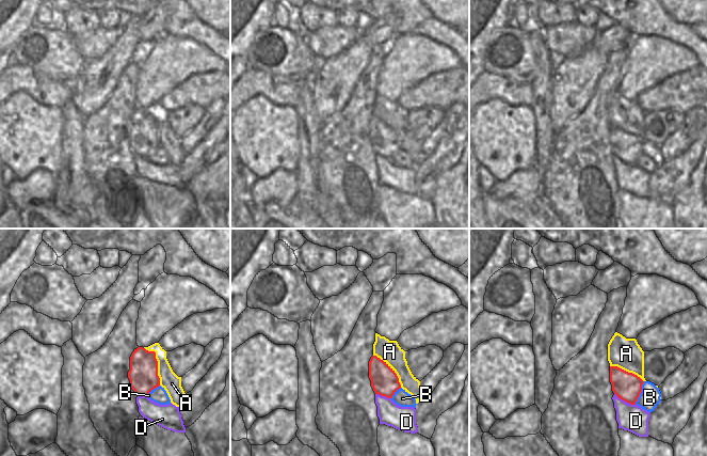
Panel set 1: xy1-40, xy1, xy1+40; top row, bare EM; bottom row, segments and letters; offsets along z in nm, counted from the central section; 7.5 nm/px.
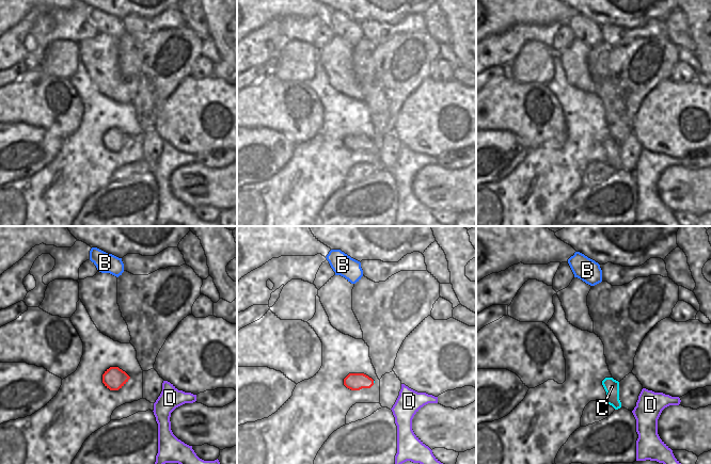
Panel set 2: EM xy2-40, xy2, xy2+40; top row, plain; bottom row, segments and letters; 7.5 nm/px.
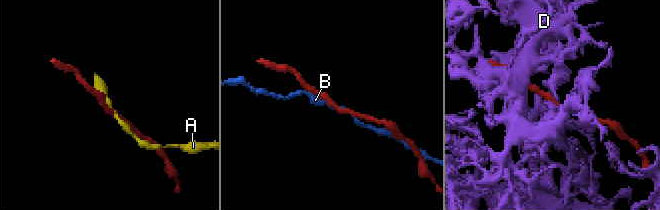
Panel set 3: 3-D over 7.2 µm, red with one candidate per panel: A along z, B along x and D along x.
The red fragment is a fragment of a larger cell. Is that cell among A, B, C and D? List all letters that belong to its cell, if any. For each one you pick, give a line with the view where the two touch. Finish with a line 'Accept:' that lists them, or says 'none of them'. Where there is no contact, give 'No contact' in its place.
C: No contact
Accept: C

